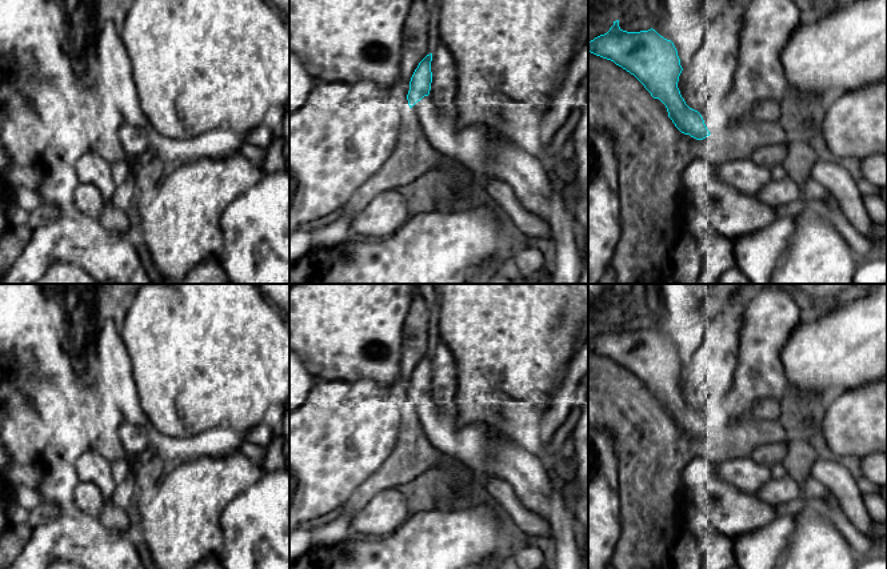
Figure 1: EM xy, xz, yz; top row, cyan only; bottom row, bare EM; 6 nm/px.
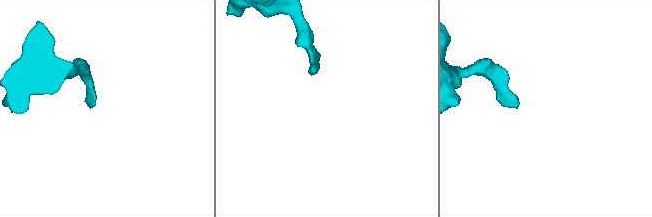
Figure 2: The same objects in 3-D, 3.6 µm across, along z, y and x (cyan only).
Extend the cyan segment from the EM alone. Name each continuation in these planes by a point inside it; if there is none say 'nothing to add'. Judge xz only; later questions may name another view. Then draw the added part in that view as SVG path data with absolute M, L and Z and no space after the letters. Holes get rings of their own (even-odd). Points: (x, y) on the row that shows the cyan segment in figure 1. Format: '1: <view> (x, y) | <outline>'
1: xz (484, 153) | M424 96L411 111L435 149L479 176L508 184L526 209L550 224L556 249L551 284L579 284L584 257L576 247L578 224L552 188L546 159L530 155L484 125L459 129L456 116L433 104L429 96Z

